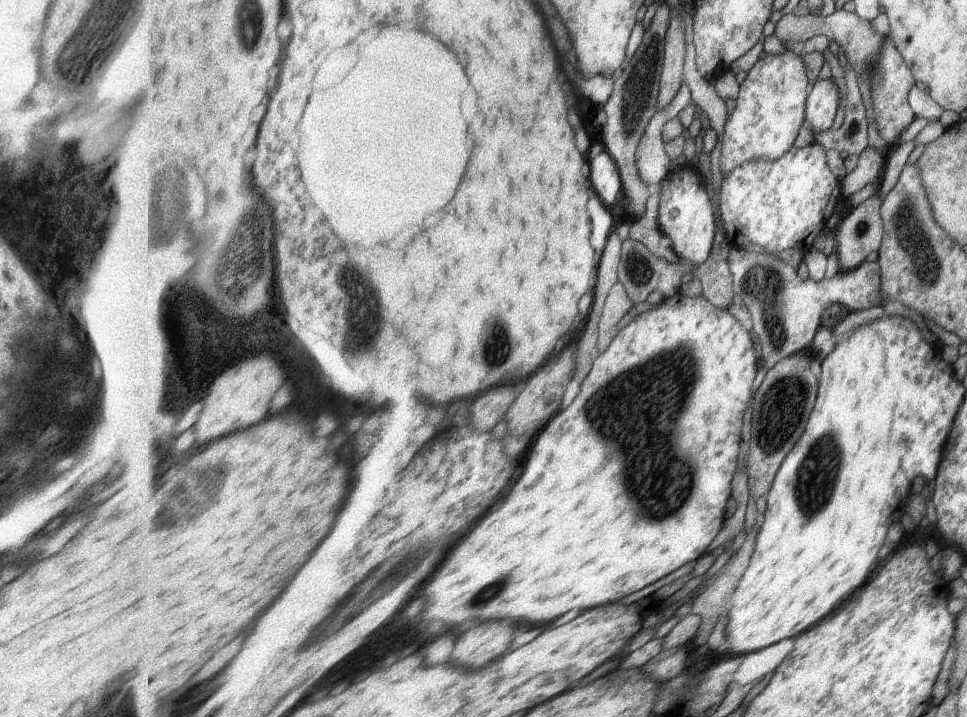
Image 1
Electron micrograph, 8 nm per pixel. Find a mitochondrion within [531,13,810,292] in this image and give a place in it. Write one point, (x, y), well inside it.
(639, 87)

